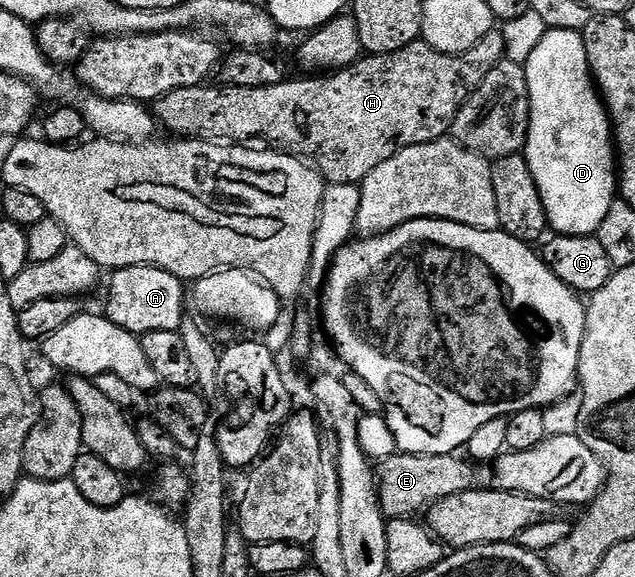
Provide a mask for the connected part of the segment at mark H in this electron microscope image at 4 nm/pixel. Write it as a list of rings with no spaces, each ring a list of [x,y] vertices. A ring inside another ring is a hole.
[[[492,28],[472,50],[466,50],[463,54],[442,54],[433,49],[428,42],[420,40],[409,44],[405,48],[401,48],[397,52],[364,56],[358,62],[354,62],[353,65],[344,68],[344,70],[337,70],[328,73],[326,76],[303,76],[307,78],[299,78],[296,82],[288,80],[281,84],[262,86],[261,88],[237,88],[236,86],[220,86],[218,84],[204,84],[202,86],[194,86],[193,88],[177,88],[177,92],[169,92],[153,103],[153,117],[162,129],[164,126],[169,133],[175,134],[171,136],[174,136],[176,139],[190,140],[192,142],[217,142],[237,146],[262,144],[264,147],[272,150],[285,154],[293,154],[296,158],[313,160],[319,173],[323,175],[330,185],[347,184],[359,186],[367,179],[369,172],[373,172],[373,168],[378,168],[380,164],[385,164],[385,160],[397,156],[397,152],[417,144],[429,144],[430,142],[440,141],[450,131],[453,120],[457,116],[457,112],[461,112],[465,100],[469,100],[469,96],[473,96],[473,92],[477,92],[477,88],[481,88],[485,76],[489,76],[489,72],[493,72],[493,68],[497,68],[497,64],[504,61],[504,58],[505,36],[502,29],[499,28]]]

